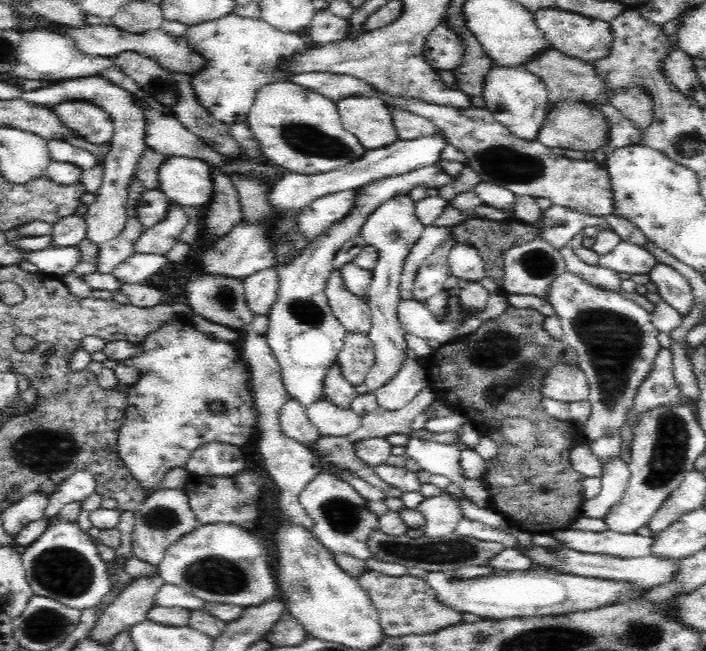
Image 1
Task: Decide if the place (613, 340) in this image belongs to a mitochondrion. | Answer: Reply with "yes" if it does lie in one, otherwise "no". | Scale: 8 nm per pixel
yes

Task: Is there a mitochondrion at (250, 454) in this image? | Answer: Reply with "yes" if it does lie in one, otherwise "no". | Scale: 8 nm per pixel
no

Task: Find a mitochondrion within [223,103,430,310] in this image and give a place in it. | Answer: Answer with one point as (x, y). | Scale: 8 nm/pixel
(306, 139)

